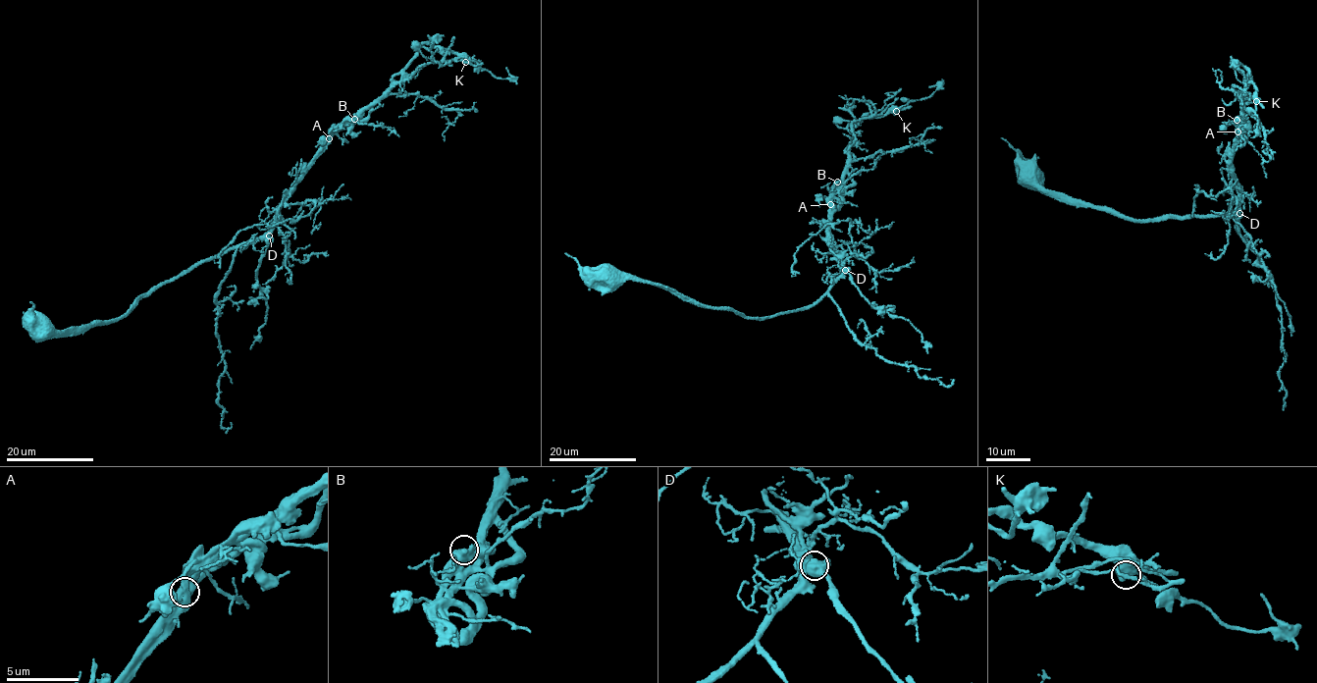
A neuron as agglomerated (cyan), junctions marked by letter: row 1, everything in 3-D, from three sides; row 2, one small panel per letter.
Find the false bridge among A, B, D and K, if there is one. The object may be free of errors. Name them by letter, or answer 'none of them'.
none of them

